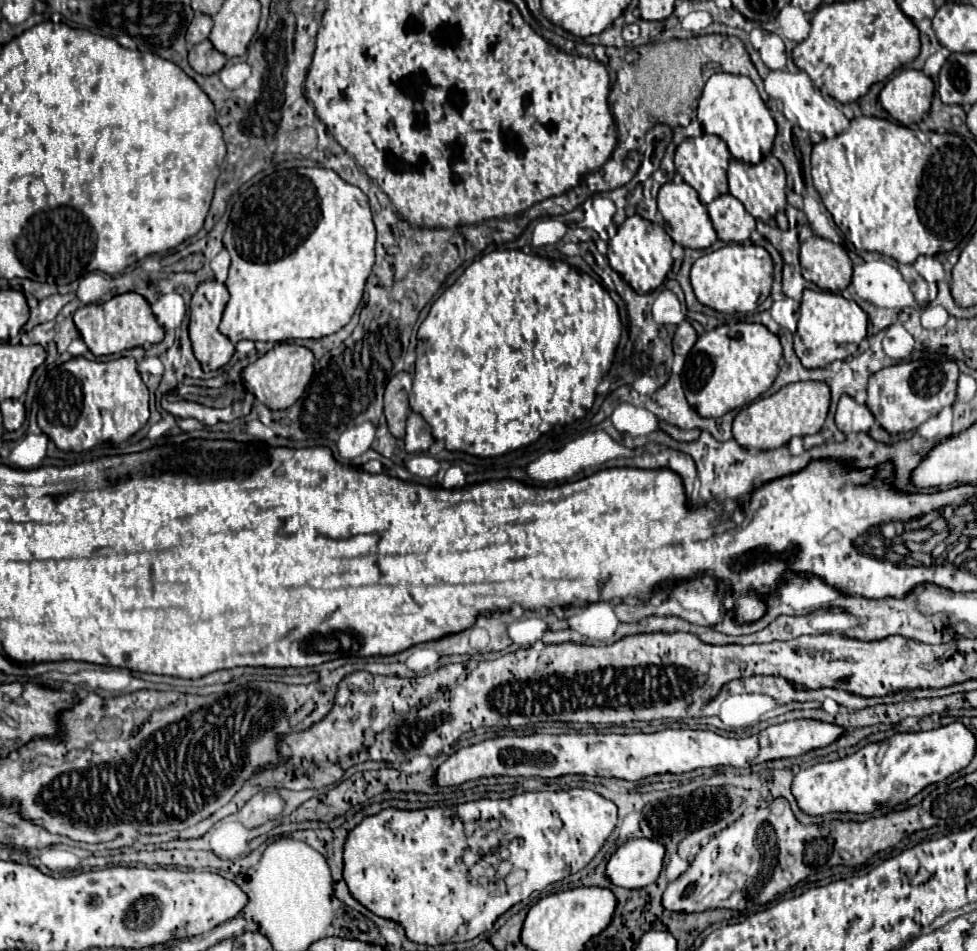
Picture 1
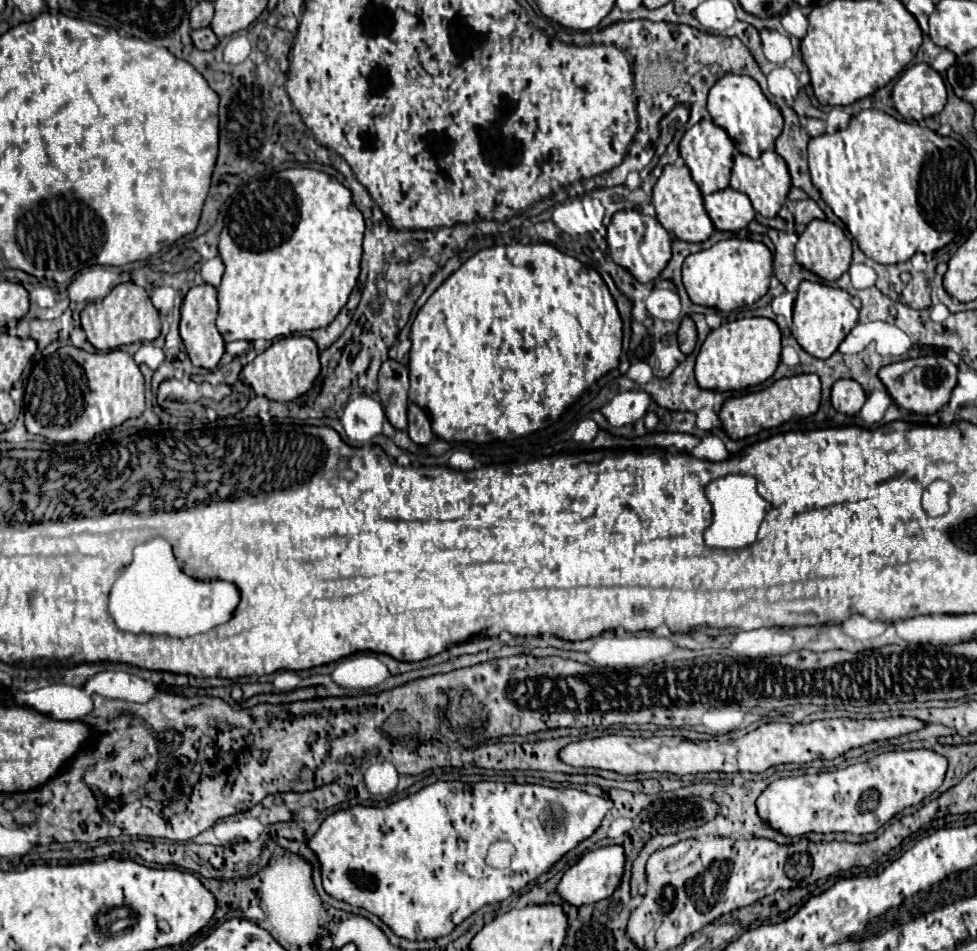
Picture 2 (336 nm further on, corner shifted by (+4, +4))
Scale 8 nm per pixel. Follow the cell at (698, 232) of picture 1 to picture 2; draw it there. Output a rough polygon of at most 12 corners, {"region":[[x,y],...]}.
{"region":[[666,166],[654,186],[658,222],[684,242],[714,224],[686,166]]}

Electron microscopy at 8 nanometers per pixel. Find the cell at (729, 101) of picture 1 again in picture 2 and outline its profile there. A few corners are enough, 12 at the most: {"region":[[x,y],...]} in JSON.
{"region":[[722,76],[708,114],[734,146],[758,158],[782,132],[782,114],[758,82]]}

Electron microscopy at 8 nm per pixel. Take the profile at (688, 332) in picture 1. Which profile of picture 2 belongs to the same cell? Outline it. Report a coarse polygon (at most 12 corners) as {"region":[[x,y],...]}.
{"region":[[690,316],[682,318],[678,342],[684,354],[696,348],[696,326]]}

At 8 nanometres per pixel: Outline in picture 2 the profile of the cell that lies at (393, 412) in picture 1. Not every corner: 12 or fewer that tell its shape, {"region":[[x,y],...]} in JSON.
{"region":[[386,360],[378,396],[390,424],[406,430],[408,367]]}

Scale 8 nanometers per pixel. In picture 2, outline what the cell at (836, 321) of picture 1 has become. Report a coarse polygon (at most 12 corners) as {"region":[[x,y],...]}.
{"region":[[802,282],[792,336],[830,358],[858,324],[850,294]]}

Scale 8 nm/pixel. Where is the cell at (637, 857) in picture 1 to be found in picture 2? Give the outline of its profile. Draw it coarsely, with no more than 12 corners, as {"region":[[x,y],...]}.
{"region":[[612,844],[584,854],[558,882],[574,906],[608,898],[626,852]]}

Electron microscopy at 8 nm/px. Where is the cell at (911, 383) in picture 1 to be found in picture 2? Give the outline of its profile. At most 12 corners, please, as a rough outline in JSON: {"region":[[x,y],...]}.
{"region":[[942,356],[908,358],[878,372],[896,406],[934,414],[958,368]]}

